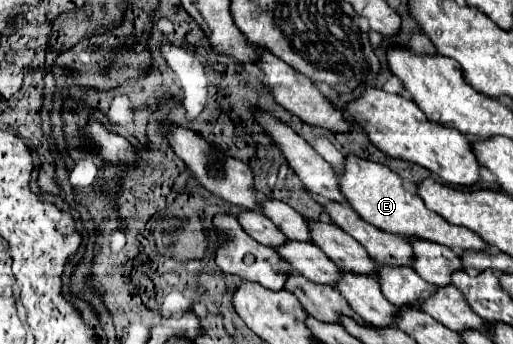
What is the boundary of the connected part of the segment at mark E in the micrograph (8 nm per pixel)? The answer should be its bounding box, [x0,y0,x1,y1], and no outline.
[338,155,488,251]

